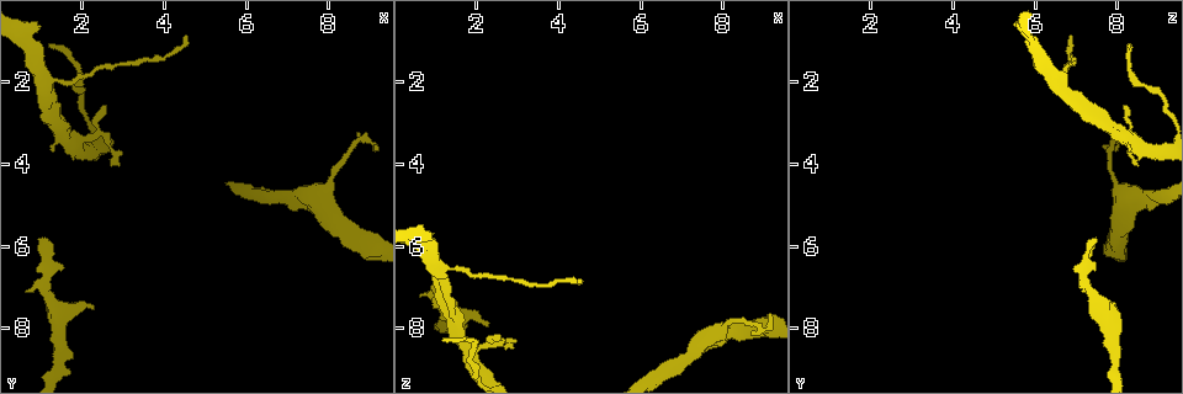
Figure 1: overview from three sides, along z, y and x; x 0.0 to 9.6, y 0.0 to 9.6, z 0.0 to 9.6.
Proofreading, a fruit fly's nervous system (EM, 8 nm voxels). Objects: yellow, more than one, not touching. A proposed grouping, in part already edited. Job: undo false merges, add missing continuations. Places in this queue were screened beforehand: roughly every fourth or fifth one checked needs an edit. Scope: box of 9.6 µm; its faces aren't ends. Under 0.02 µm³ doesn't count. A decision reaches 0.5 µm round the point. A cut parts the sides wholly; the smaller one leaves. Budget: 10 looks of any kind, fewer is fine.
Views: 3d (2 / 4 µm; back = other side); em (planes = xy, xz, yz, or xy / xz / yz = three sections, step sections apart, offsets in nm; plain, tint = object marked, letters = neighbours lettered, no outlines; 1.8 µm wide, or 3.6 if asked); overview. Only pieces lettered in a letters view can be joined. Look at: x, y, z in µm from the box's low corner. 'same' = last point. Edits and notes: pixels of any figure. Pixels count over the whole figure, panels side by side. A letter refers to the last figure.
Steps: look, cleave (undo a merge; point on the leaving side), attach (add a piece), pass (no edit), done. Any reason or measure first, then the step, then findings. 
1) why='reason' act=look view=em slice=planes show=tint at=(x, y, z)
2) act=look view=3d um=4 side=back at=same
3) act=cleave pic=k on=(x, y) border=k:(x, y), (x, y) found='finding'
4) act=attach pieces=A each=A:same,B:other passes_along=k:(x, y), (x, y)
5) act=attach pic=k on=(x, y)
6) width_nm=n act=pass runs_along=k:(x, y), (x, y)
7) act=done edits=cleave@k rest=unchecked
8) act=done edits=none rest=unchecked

why='free end' act=look view=em um=3.6 slice=planes show=tint at=(1.05, 5.80, 7.50)

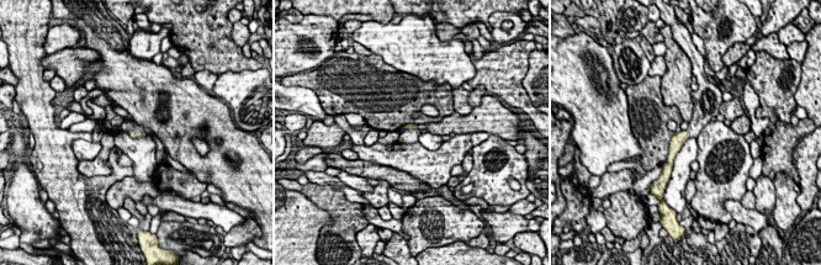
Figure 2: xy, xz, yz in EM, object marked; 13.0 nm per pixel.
act=look view=em um=3.6 slice=planes show=letters at=same

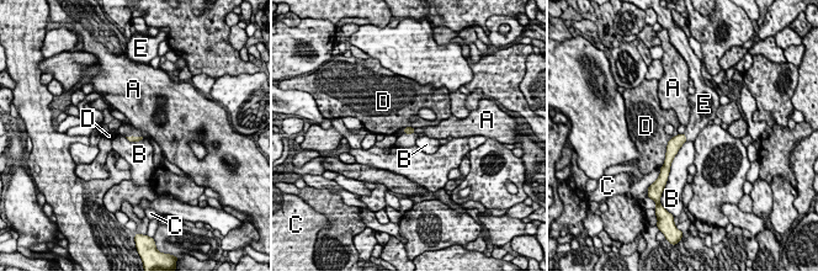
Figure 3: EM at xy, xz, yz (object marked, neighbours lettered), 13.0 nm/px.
longest_contact=D:500nm act=attach pic=3 on=(136, 132) each=A:other,B:other,C:other,D:other,E:same found='it goes on there'

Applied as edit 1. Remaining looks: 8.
why='an open end' act=look view=em slice=planes show=tint at=(2.30, 7.60, 7.95)

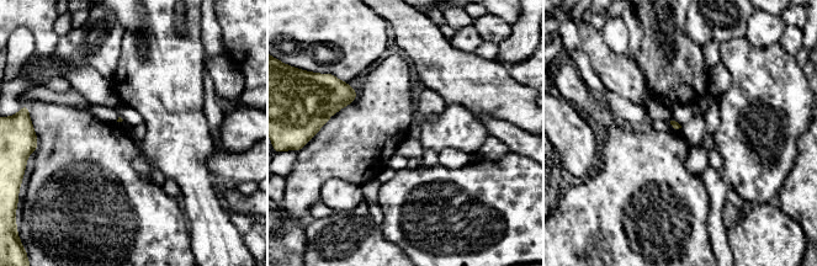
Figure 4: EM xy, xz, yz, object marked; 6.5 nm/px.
act=look view=em slice=planes show=letters at=same

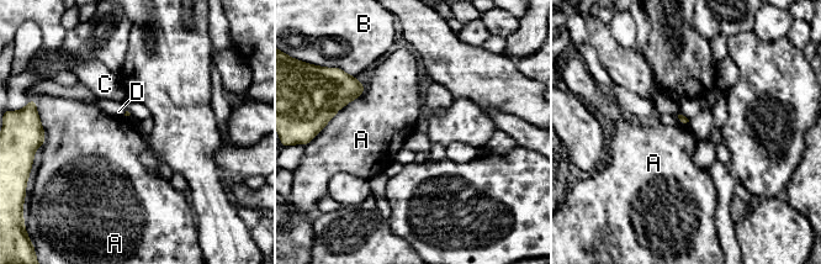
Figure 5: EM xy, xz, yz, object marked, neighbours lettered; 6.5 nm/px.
act=pass each=A:other,B:other,C:other,D:other border=5:(366, 85), (328, 122) found='none of them fits'

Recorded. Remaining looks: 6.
why='branch stops here' act=look view=3d um=2 at=(9.15, 3.60, 7.70)

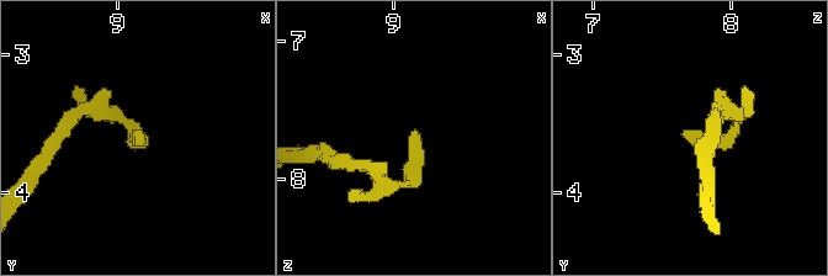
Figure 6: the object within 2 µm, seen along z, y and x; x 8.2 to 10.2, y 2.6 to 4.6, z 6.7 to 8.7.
why='shape alone is not enough' act=look view=em slice=xz step=16 show=letters at=(9.16, 3.56, 7.66)

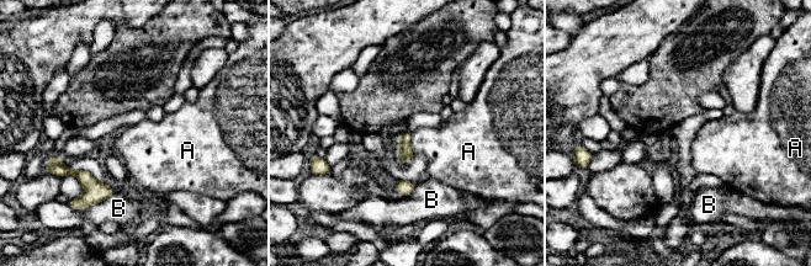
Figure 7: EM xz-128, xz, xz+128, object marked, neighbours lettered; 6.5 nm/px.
longest_contact=B:200nm act=pass each=A:other,B:other found='none of them fits'

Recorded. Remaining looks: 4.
why='see it whole again' act=look view=overview

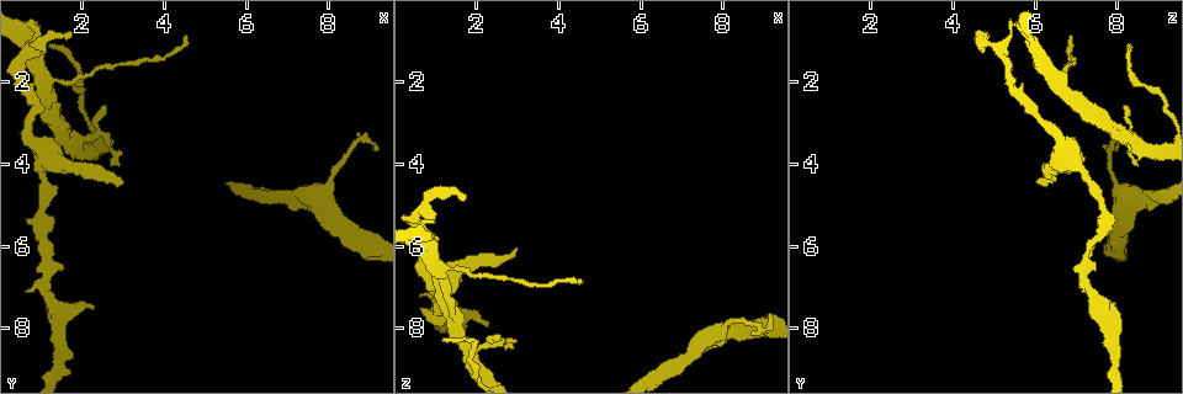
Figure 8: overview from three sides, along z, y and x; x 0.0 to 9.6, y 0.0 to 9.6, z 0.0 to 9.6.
why='side arm on a straight run' act=look view=em slice=planes show=letters at=(1.15, 2.05, 6.55)

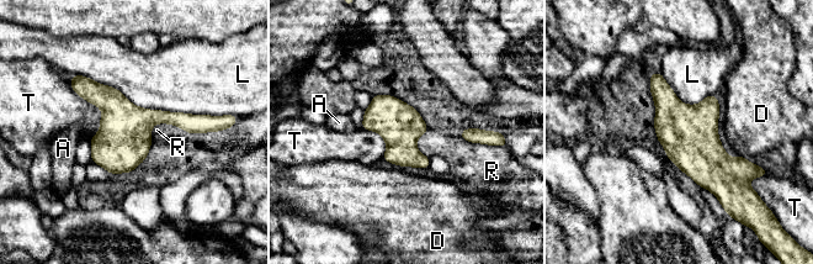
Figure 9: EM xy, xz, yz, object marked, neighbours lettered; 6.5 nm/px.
act=pass each=A:other,D:other,L:other,R:other,T:other runs_along=9:(74, 84), (126, 117), (205, 125) found='all the same neuron'

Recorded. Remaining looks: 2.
act=done edits=attach@3 rest=unchecked

